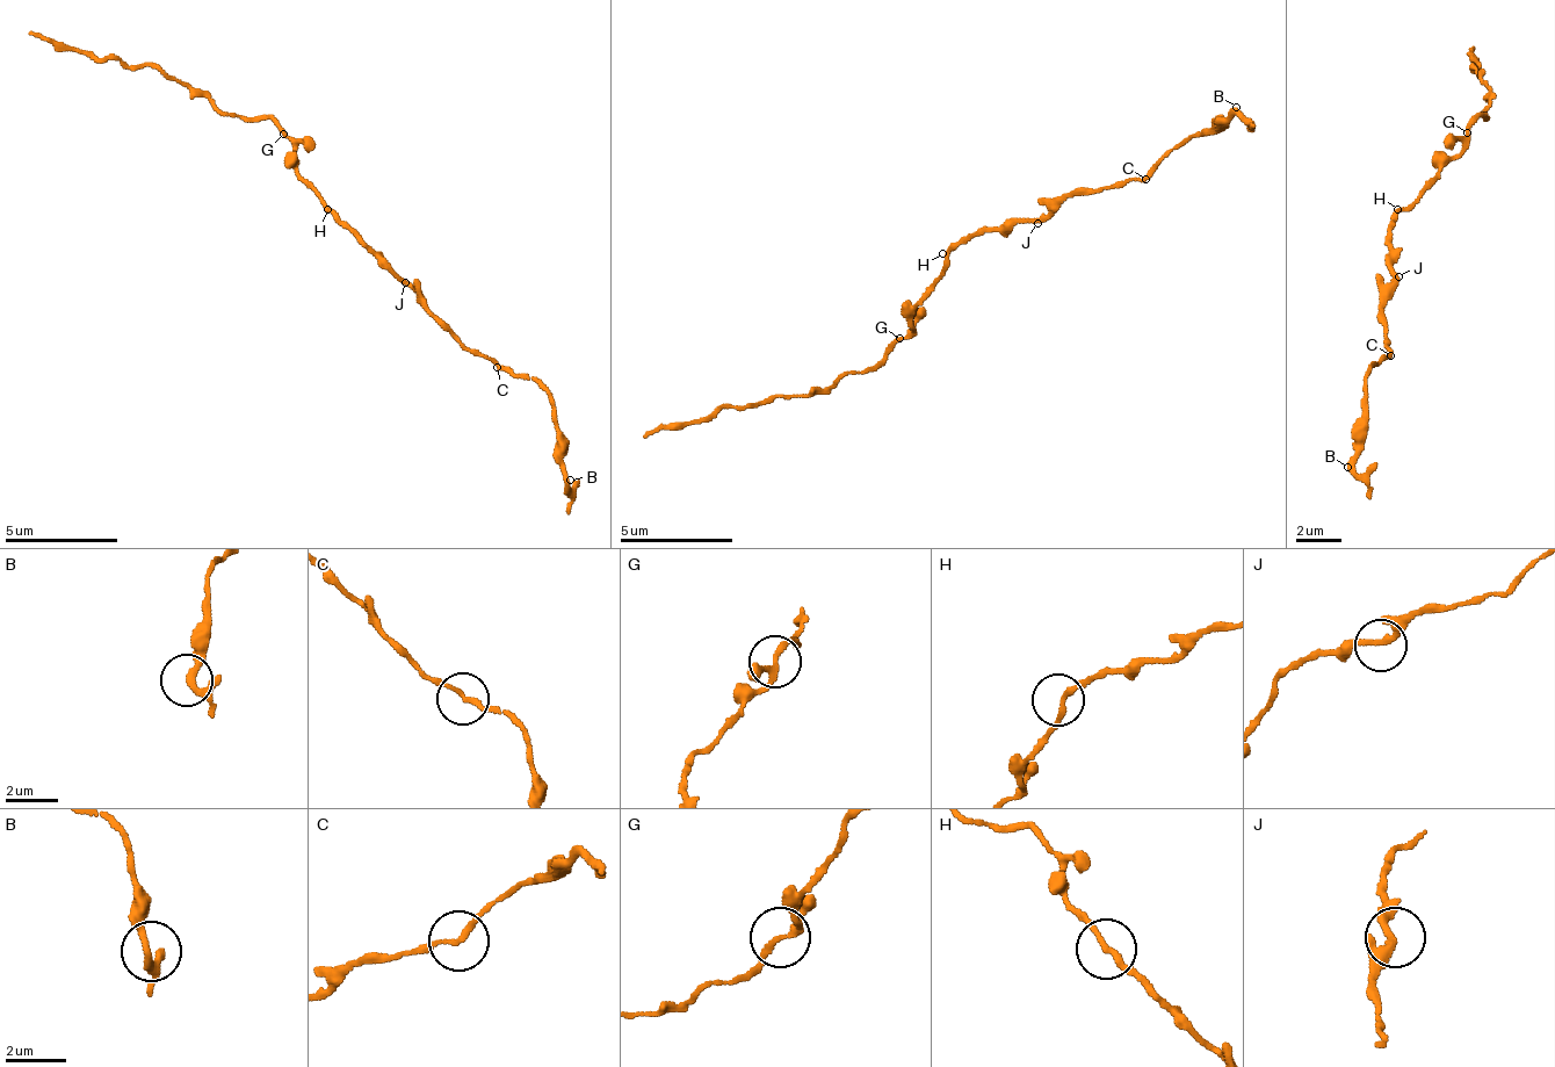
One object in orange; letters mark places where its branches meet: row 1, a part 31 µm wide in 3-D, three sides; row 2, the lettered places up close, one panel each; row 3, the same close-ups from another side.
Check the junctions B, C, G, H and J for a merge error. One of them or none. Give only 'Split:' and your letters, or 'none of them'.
Split: G

